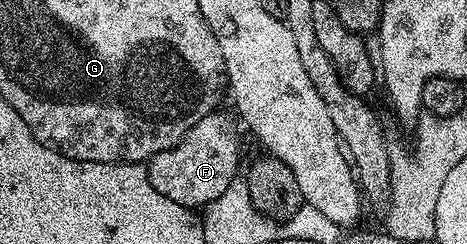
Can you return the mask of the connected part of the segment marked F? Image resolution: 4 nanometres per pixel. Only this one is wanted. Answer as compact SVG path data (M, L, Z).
M222 110L209 112L176 146L156 154L145 165L146 176L164 198L180 202L180 206L191 210L211 204L239 175L238 172L238 128L233 115L225 116Z

